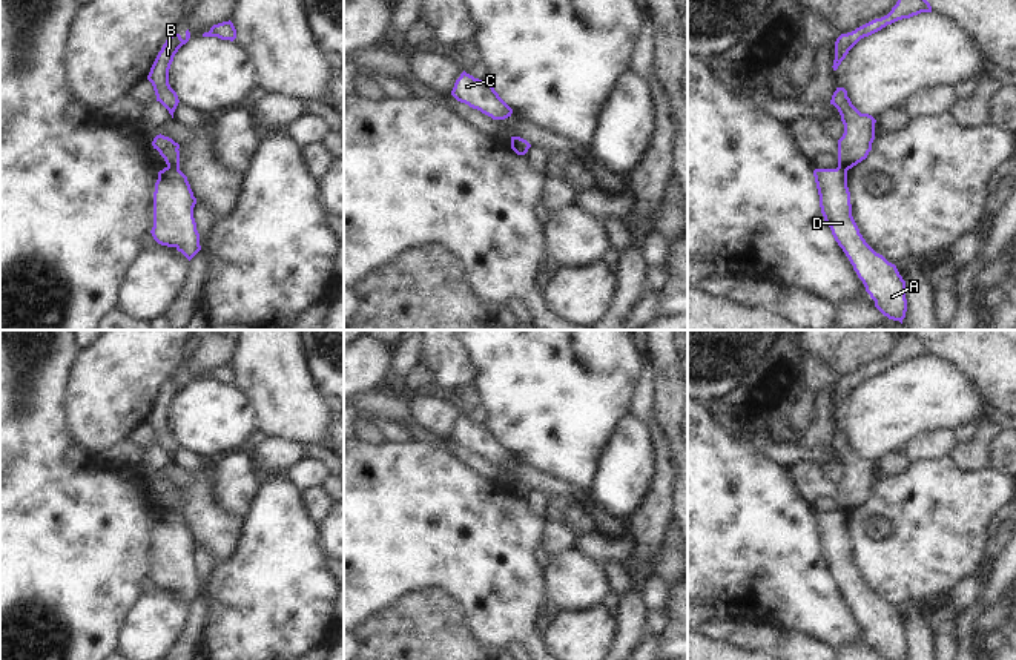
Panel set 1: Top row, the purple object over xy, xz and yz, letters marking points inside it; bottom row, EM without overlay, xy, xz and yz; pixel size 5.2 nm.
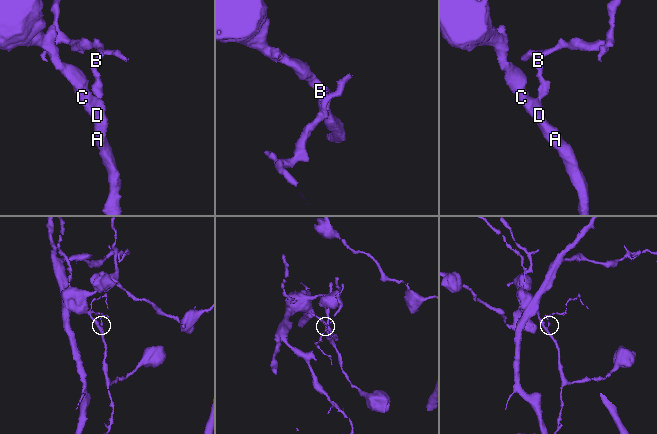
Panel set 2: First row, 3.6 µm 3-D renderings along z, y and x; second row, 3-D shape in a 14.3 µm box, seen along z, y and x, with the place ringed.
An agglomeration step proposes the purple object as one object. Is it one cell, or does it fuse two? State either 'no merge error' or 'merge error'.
merge error

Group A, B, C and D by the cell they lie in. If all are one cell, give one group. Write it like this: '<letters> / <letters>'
A C D / B

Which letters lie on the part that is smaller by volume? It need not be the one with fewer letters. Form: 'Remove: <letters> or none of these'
Remove: B

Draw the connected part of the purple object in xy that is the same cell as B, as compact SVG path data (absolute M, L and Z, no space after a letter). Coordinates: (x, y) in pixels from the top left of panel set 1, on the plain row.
M189 373L186 375L186 382L183 384L180 378L172 378L166 387L163 388L161 394L158 396L147 424L152 427L157 445L160 445L172 459L180 447L176 436L169 428L169 413L173 405L175 398L178 393L186 388L190 382Z

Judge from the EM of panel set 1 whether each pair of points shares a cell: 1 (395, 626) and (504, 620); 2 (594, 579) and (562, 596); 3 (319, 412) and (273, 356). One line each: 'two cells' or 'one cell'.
1: two cells
2: one cell
3: one cell

